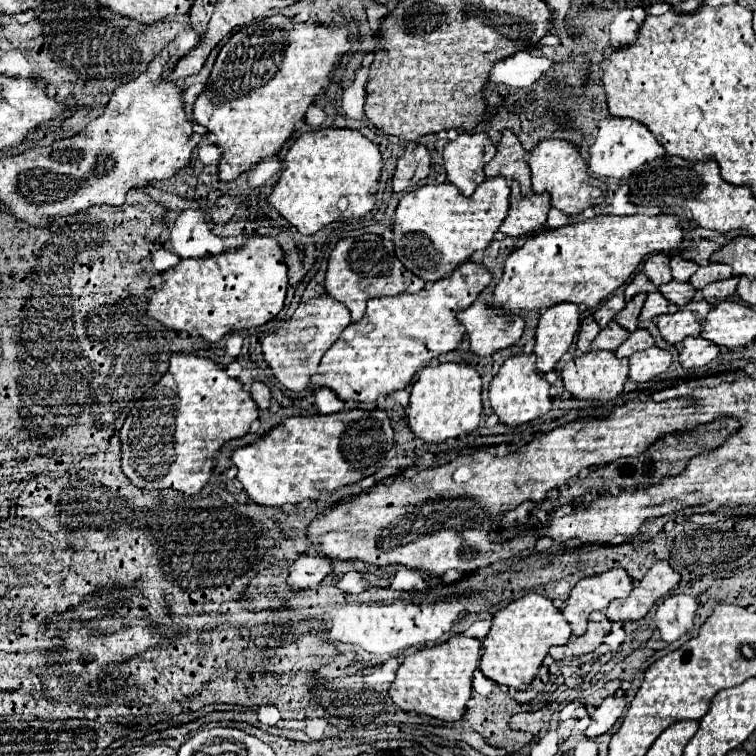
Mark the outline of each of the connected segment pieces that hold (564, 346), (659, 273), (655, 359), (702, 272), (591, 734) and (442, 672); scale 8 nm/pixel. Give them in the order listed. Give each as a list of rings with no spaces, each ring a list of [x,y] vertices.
[[[556,304],[548,308],[536,328],[534,354],[538,356],[536,368],[546,374],[556,368],[556,362],[568,352],[580,328],[578,304]]]
[[[654,254],[648,258],[648,262],[644,262],[644,274],[650,278],[650,282],[654,286],[660,286],[660,284],[672,280],[668,262],[670,262],[668,254]]]
[[[656,346],[632,354],[628,358],[630,362],[630,380],[634,382],[650,382],[656,380],[662,372],[666,372],[672,364],[672,356],[666,350],[660,350]]]
[[[708,264],[708,266],[702,266],[692,278],[690,278],[690,284],[700,290],[712,282],[718,282],[718,280],[726,280],[732,276],[732,270],[730,266],[726,264]]]
[[[608,696],[596,710],[594,714],[590,716],[592,722],[590,726],[586,728],[586,736],[588,738],[596,738],[596,736],[602,736],[606,734],[614,724],[616,720],[622,716],[626,708],[626,702],[622,696]]]
[[[456,634],[444,644],[422,648],[416,654],[404,658],[396,670],[396,678],[388,688],[390,698],[404,712],[426,714],[444,722],[456,722],[466,710],[466,702],[472,696],[472,672],[480,662],[480,642],[464,634]]]

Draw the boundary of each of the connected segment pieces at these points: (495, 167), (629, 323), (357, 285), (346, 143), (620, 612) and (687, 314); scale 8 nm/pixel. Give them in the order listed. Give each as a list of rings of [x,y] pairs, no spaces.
[[[504,130],[502,140],[498,144],[498,152],[492,158],[492,162],[486,164],[484,172],[486,172],[488,178],[504,176],[504,178],[516,180],[520,184],[522,194],[530,194],[532,192],[528,154],[526,154],[522,144],[518,142],[518,138],[510,130]]]
[[[636,294],[628,304],[626,308],[618,314],[618,318],[614,318],[624,330],[628,332],[634,332],[638,328],[638,316],[640,316],[640,310],[644,306],[644,300],[646,300],[646,294]]]
[[[364,234],[360,238],[344,238],[336,244],[328,260],[326,292],[344,302],[352,312],[352,322],[358,322],[366,312],[370,298],[394,296],[400,292],[418,292],[424,288],[424,280],[414,276],[394,254],[394,244],[376,234]]]
[[[322,128],[318,132],[306,132],[288,150],[284,158],[282,176],[274,186],[272,194],[268,196],[268,202],[278,210],[282,218],[286,218],[292,226],[296,226],[300,234],[312,236],[314,232],[322,230],[330,222],[366,216],[374,208],[374,194],[378,192],[382,168],[384,168],[384,162],[382,162],[380,150],[358,130]]]
[[[658,560],[650,566],[646,576],[634,584],[630,596],[610,602],[604,614],[612,622],[640,620],[650,612],[654,602],[666,596],[670,590],[674,590],[678,582],[680,582],[680,574],[674,572],[666,560]]]
[[[690,302],[676,314],[662,314],[656,318],[656,326],[668,344],[680,344],[688,336],[700,336],[706,314],[710,312],[708,302]]]

